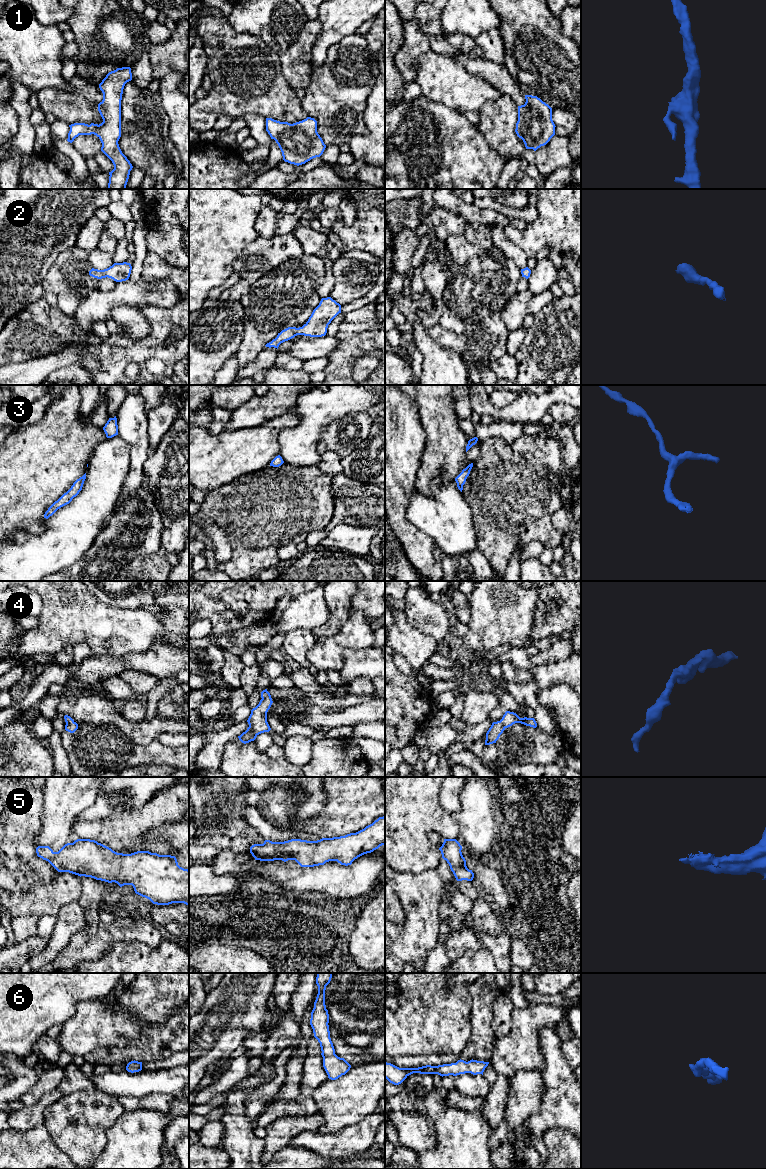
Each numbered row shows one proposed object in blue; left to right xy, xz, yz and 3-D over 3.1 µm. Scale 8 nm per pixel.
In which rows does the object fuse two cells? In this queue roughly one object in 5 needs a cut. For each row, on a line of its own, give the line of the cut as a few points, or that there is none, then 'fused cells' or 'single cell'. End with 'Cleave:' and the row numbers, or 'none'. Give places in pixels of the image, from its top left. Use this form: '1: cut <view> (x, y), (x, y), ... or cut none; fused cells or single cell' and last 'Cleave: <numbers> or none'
1: cut none; single cell
2: cut none; single cell
3: cut none; single cell
4: cut none; single cell
5: cut none; single cell
6: cut none; single cell
Cleave: none

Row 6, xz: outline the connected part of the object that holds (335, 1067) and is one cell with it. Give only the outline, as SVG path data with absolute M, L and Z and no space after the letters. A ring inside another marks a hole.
M317 973L316 984L318 994L311 1012L310 1025L313 1029L314 1037L318 1040L323 1057L323 1067L331 1080L336 1080L345 1075L351 1065L335 1054L335 1049L330 1038L329 1014L325 1005L325 990L330 983L333 973Z

